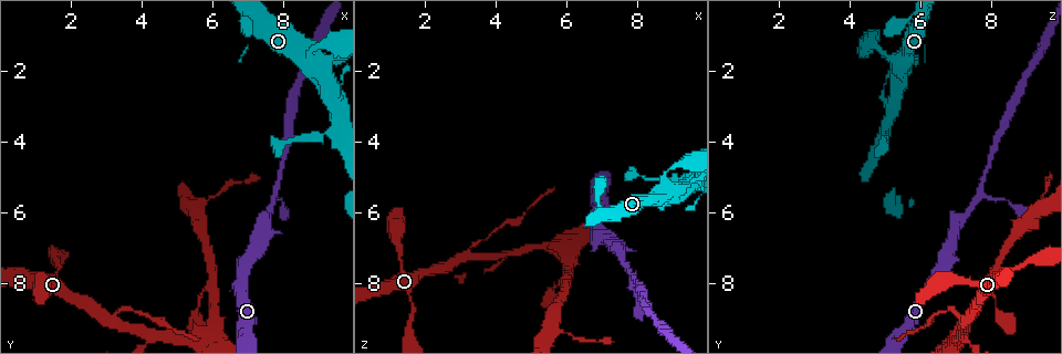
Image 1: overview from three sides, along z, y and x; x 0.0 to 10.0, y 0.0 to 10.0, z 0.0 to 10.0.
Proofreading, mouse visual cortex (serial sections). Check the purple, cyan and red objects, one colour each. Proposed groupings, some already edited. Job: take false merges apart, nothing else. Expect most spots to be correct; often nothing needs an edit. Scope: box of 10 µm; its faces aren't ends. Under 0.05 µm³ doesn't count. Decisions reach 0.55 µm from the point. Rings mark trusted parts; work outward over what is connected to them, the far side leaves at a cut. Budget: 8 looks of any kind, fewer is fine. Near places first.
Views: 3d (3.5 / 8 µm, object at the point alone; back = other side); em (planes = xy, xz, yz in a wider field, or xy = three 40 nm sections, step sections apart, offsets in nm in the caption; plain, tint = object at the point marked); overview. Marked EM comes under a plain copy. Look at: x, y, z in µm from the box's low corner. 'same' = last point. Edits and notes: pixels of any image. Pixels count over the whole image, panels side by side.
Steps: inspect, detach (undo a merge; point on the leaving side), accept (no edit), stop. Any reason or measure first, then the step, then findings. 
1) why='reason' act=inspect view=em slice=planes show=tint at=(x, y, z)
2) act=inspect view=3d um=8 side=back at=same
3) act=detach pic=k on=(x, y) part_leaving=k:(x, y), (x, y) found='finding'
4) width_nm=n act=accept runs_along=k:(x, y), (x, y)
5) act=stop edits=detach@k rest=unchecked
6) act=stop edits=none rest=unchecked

act=inspect view=3d um=8 at=(3.25, 9.15, 7.30)

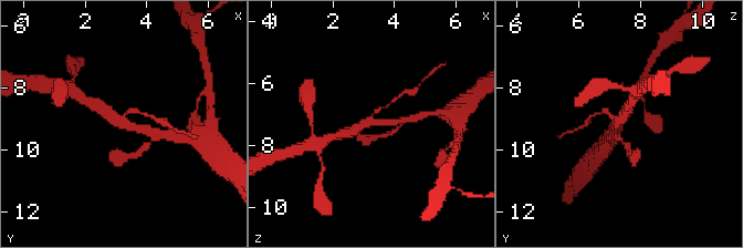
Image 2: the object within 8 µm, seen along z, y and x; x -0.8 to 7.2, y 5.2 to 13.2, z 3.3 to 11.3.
arms=3 arm_widths_nm=100,250,350 why='now the EM' act=inspect view=em slice=xy step=1 show=tint at=same

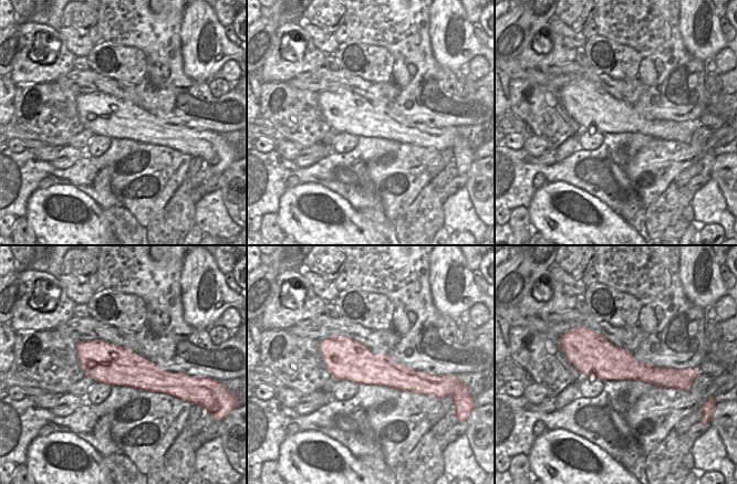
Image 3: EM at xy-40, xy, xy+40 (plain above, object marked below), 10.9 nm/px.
act=accept runs_along=2:(96, 105), (117, 121), (153, 132) found='one cell here'

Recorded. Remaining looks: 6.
why='thin arm on a thick one' act=inspect view=3d um=3.5 side=back at=(6.05, 8.15, 7.85)

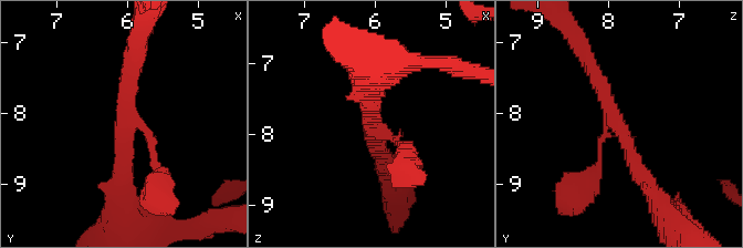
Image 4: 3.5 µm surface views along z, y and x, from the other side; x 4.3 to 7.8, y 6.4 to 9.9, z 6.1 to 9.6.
arms=3 arm_widths_nm=100,250,250 act=inspect view=em slice=xy step=1 show=tint at=(6.05, 8.15, 7.95)

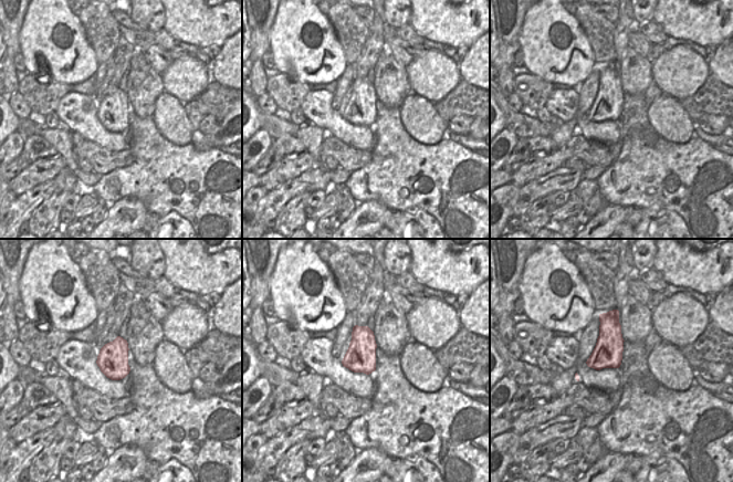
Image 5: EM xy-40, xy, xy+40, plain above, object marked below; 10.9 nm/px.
act=accept runs_along=4:(649, 187), (587, 58) found='continuous, no second cell'

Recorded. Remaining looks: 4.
why='a fork' act=inspect view=3d um=3.5 side=back at=(7.80, 5.50, 7.70)

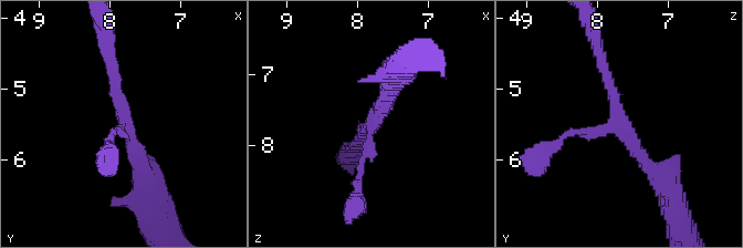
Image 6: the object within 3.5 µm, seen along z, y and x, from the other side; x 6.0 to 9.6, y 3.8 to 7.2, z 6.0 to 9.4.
act=inspect view=em slice=xy step=1 show=tint at=(7.80, 5.45, 7.70)

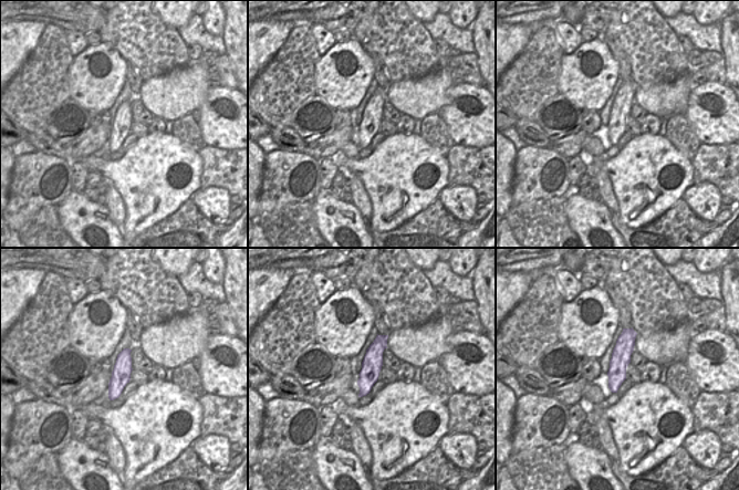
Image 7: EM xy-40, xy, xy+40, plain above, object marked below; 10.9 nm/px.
act=accept runs_along=7:(630, 331), (617, 365), (614, 389) found='one cell here'

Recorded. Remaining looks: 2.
act=stop edits=none rest=unchecked

